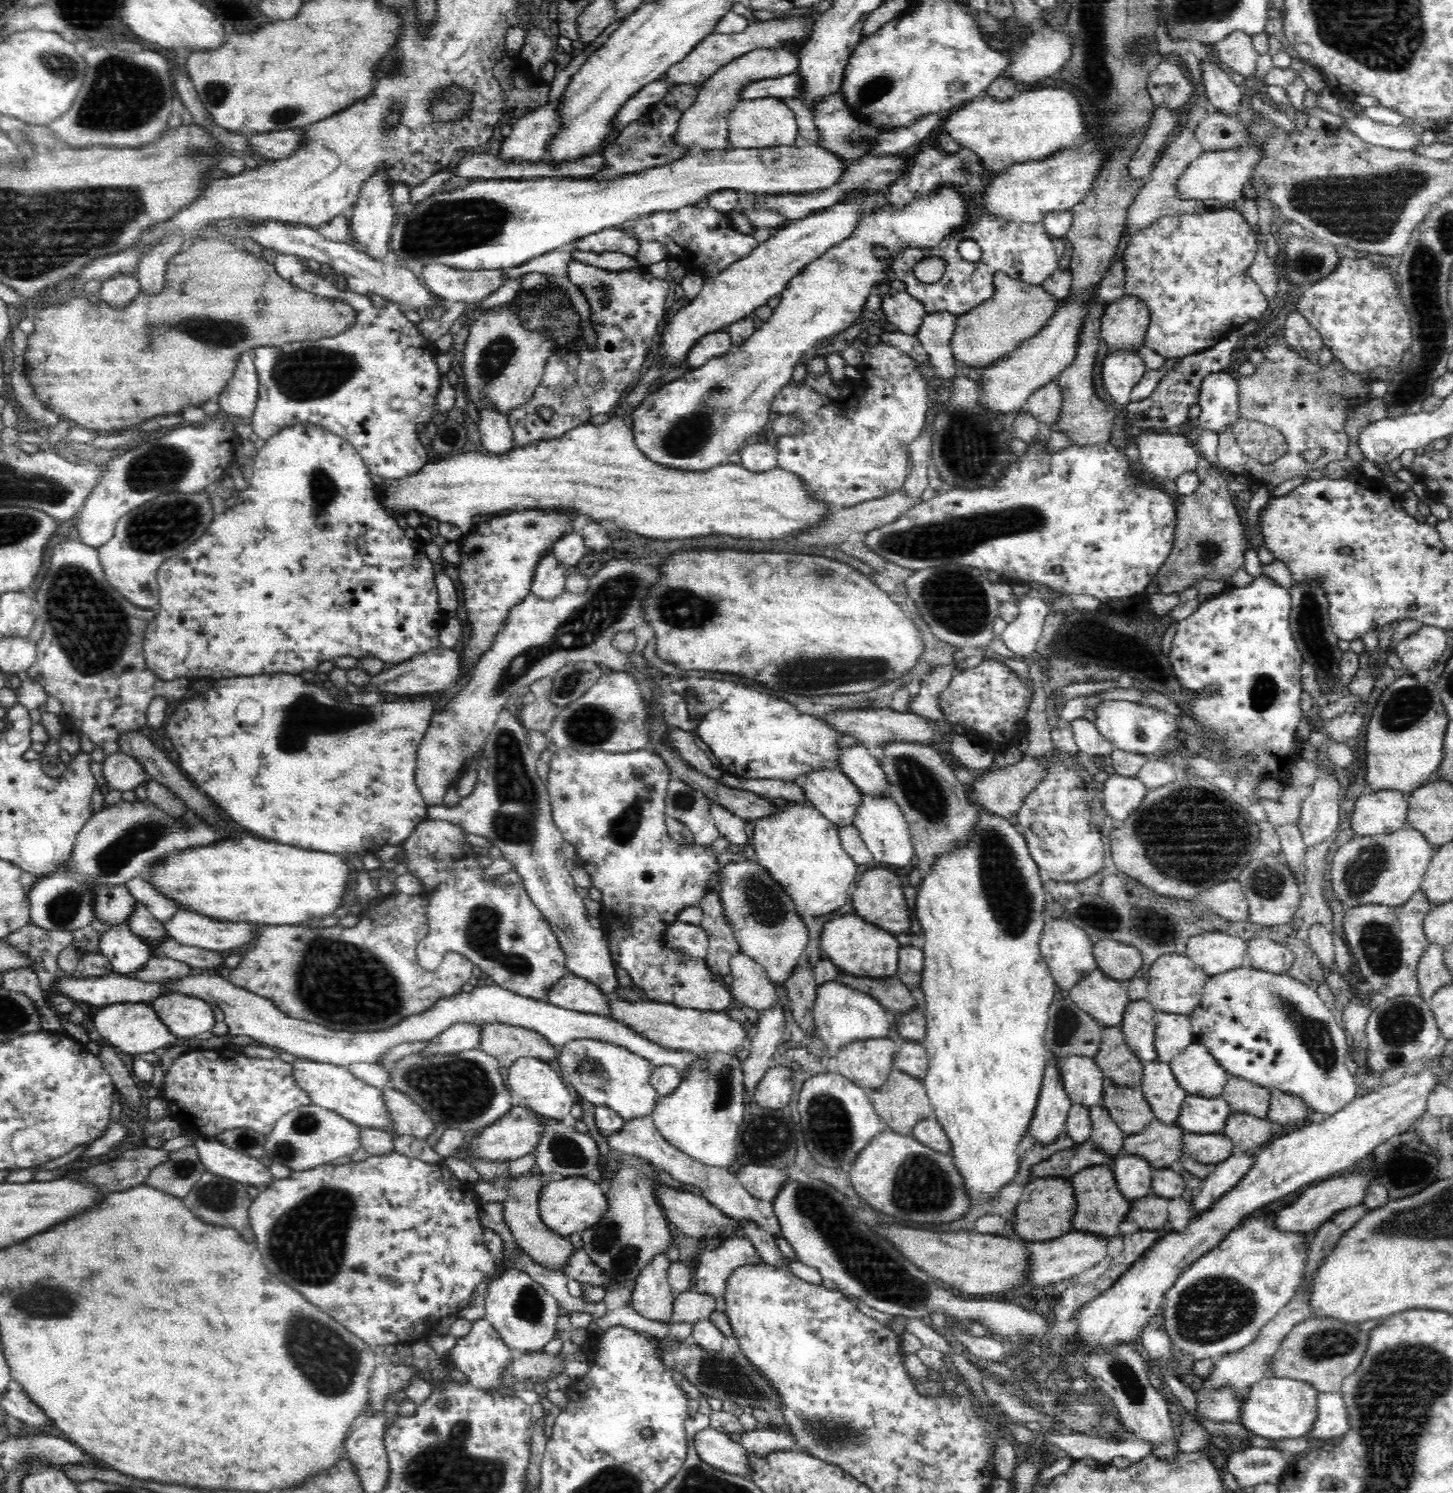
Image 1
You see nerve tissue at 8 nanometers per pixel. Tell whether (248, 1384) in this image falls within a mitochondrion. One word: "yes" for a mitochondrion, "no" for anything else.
no

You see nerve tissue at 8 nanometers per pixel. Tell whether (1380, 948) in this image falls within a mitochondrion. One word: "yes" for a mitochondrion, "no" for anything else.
yes

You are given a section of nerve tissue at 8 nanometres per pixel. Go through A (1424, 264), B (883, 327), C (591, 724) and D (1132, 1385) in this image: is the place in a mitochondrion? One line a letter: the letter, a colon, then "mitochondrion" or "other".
A: mitochondrion
B: other
C: mitochondrion
D: mitochondrion

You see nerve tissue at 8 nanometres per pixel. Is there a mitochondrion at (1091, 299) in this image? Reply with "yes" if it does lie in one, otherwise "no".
no

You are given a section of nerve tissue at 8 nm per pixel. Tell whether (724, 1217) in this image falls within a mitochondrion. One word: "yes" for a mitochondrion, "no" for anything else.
no

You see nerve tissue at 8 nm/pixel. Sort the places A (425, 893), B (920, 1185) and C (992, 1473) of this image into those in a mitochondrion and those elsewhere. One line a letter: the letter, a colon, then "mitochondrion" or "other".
A: other
B: mitochondrion
C: other

